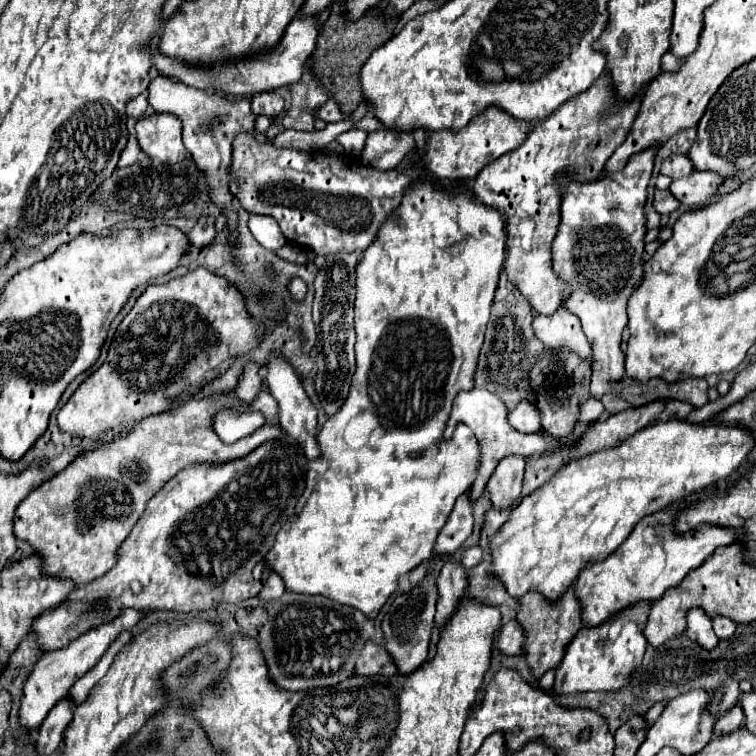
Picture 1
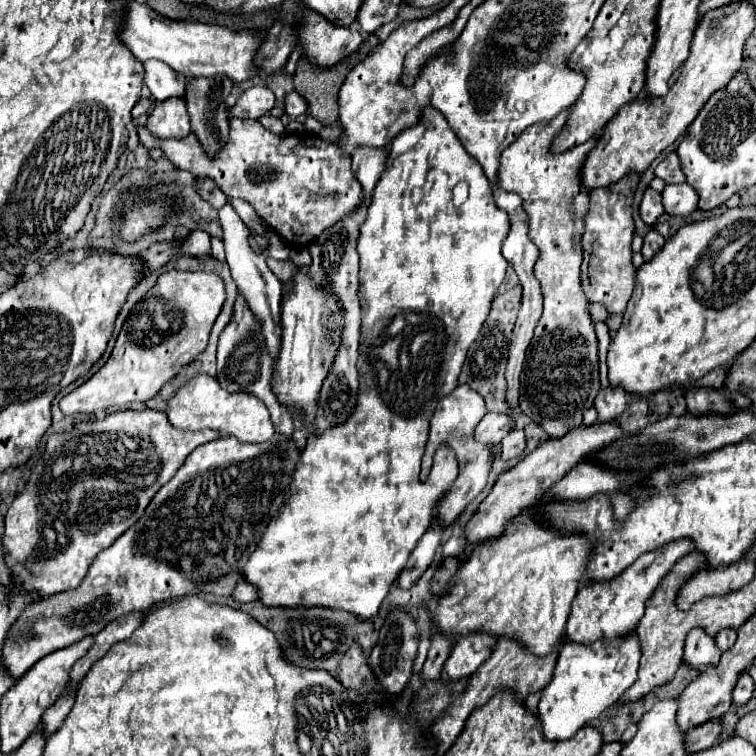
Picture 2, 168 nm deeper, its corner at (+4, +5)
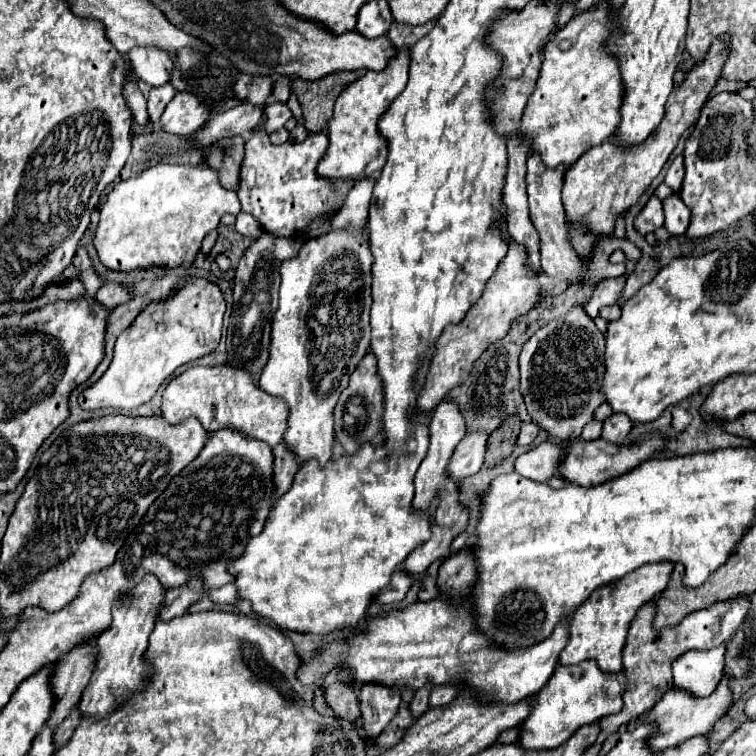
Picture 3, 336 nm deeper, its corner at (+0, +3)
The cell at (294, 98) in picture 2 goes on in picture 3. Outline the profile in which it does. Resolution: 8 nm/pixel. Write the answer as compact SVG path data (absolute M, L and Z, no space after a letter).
M275 101L271 105L265 105L265 113L267 113L267 121L265 121L265 131L267 133L285 127L285 123L289 119L293 119L293 113L291 113L289 105L287 103L281 103L281 101Z

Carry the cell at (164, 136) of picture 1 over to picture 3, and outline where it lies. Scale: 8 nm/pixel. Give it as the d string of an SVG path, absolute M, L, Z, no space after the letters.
M177 93L165 107L161 115L161 127L167 133L189 137L193 135L207 119L209 111L189 93Z

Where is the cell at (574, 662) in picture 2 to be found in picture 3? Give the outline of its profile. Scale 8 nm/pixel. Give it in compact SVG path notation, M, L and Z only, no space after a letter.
M587 659L581 665L559 665L533 705L533 713L521 725L519 743L525 749L553 749L563 745L581 725L595 723L605 715L619 713L623 707L623 693L609 697L605 691L607 673L597 667L597 661Z

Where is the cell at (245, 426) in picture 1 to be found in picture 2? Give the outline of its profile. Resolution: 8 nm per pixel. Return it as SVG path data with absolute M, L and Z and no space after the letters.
M197 373L189 381L185 381L169 399L167 399L167 419L173 427L185 431L201 431L215 429L221 435L237 437L239 441L269 441L275 433L273 423L269 419L269 411L263 401L253 397L251 393L229 393L221 389L219 381L211 375Z

